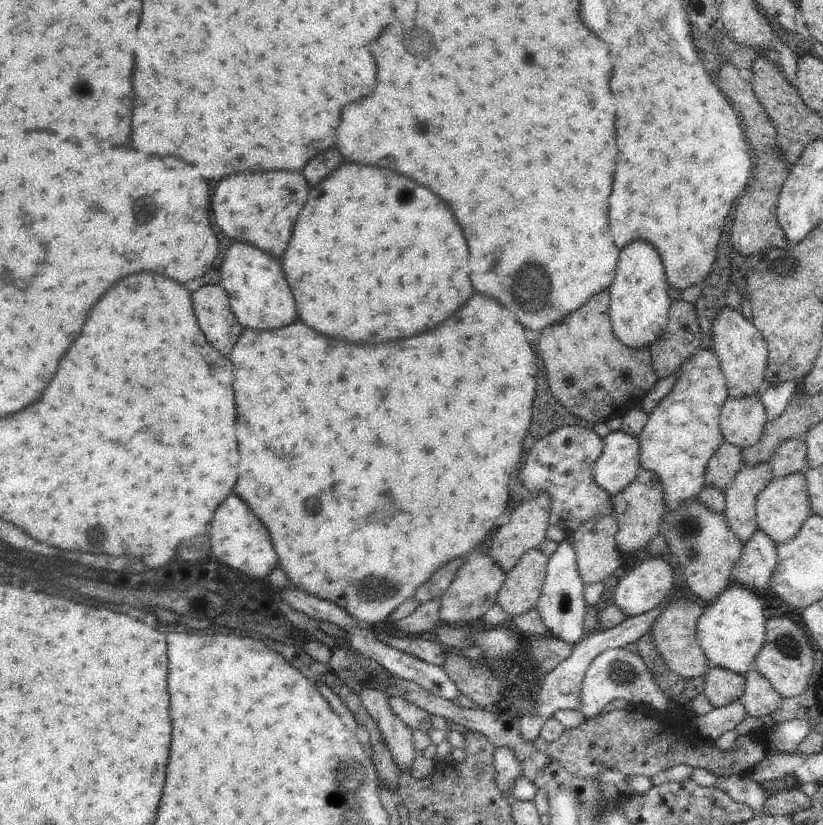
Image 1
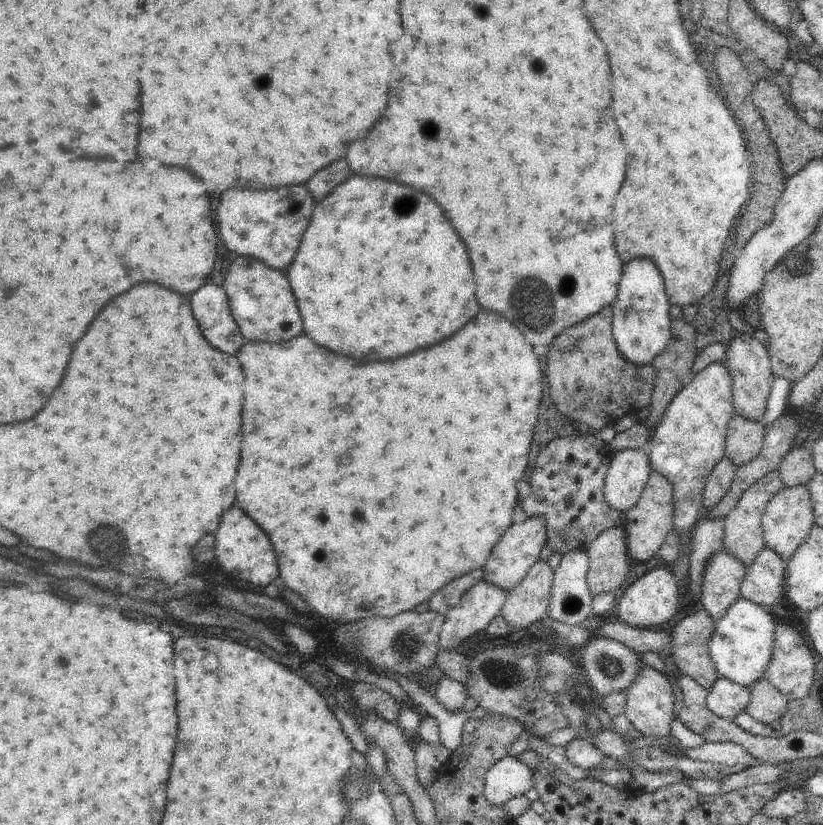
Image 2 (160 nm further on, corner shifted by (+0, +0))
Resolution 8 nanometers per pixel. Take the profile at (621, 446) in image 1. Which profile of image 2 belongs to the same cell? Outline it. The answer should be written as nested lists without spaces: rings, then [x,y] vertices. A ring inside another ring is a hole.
[[[624,449],[614,453],[605,476],[605,501],[622,514],[633,509],[651,471],[646,449]]]

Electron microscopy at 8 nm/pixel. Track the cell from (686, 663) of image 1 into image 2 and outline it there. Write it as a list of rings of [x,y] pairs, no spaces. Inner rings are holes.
[[[706,609],[698,610],[674,624],[671,634],[670,655],[678,670],[693,678],[702,688],[710,690],[720,674],[709,653],[709,644],[715,631],[716,621]]]

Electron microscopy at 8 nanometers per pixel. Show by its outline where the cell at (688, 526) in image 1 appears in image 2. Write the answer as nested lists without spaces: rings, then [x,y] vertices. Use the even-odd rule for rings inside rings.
[[[723,550],[715,554],[704,573],[700,600],[715,620],[720,620],[740,598],[741,584],[747,569],[731,554]]]

